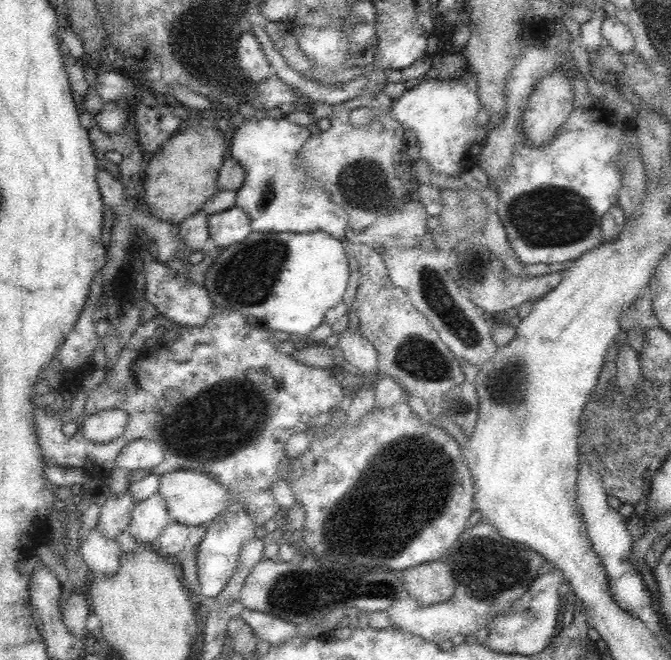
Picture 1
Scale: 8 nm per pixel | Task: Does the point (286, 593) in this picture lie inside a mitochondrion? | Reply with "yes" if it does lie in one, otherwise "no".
yes

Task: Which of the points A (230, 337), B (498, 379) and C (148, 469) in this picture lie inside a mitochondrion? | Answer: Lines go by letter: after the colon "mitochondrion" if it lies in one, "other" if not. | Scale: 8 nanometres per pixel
A: other
B: mitochondrion
C: other

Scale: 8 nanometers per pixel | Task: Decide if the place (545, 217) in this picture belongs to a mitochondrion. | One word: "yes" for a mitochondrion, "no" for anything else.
yes

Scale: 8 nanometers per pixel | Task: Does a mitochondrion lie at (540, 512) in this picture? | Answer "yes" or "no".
no

